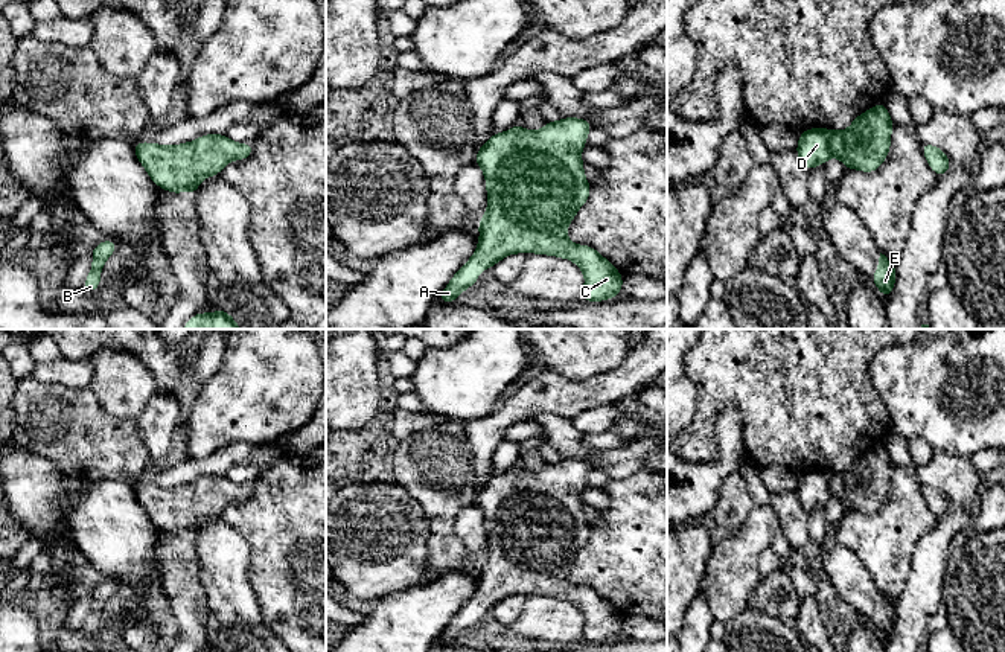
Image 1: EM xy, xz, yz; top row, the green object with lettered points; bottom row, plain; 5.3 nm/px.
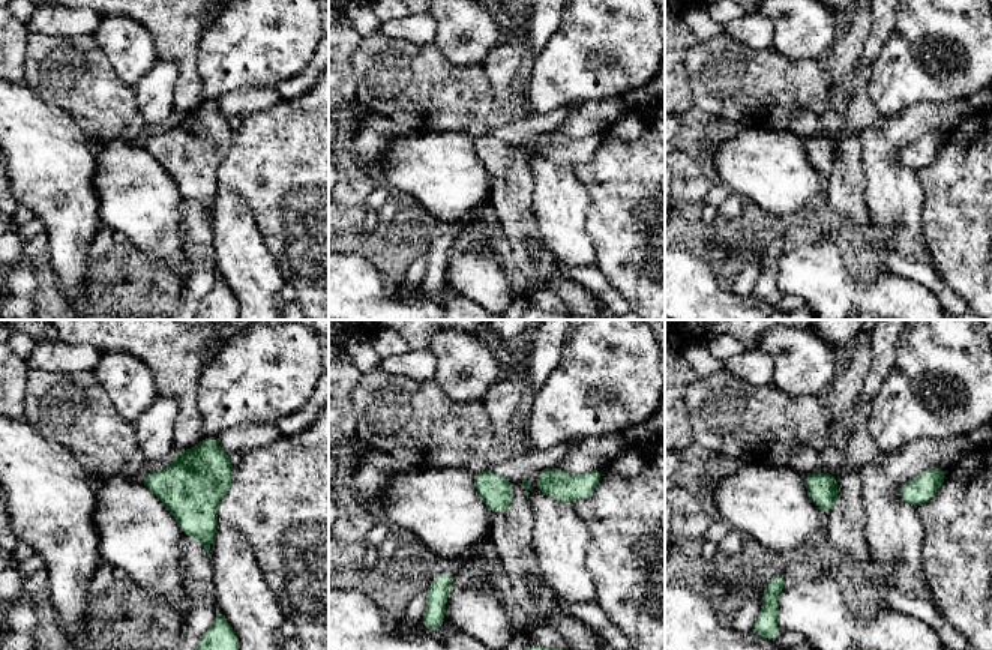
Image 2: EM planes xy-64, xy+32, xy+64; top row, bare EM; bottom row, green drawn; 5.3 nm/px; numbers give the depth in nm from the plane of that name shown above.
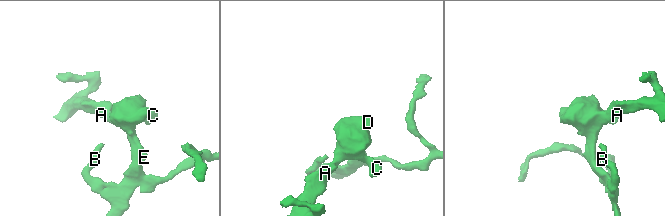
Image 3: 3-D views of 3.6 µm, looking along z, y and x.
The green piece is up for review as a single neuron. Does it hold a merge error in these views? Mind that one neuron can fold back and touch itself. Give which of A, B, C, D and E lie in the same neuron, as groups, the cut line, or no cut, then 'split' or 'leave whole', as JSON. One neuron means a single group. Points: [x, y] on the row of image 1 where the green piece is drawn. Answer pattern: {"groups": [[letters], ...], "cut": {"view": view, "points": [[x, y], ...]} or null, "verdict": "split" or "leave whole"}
{"groups": [["A", "B", "C", "D", "E"]], "cut": null, "verdict": "leave whole"}

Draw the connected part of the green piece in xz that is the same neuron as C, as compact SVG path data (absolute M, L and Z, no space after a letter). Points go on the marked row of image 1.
M565 117L536 131L519 123L492 134L478 149L475 163L483 169L487 189L487 210L478 221L480 241L472 257L452 276L439 300L457 302L457 297L478 282L481 270L513 253L538 253L573 260L585 274L583 302L603 302L618 297L623 286L620 271L589 245L573 244L566 236L577 210L589 200L580 152L586 146L592 125L579 117Z

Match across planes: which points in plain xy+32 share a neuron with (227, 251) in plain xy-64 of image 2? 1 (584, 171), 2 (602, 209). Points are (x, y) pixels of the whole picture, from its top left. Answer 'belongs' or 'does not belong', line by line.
1: does not belong
2: does not belong

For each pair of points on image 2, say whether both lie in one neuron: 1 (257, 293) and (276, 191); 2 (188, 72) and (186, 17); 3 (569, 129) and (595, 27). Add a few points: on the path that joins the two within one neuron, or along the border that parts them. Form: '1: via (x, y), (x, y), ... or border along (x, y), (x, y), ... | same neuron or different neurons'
1: border along (252, 213), (255, 228), (282, 278) | different neurons
2: via (186, 59), (186, 30) | same neuron
3: border along (619, 96), (584, 102) | different neurons

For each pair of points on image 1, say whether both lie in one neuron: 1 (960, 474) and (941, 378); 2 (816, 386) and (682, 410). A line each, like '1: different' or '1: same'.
1: different
2: different

